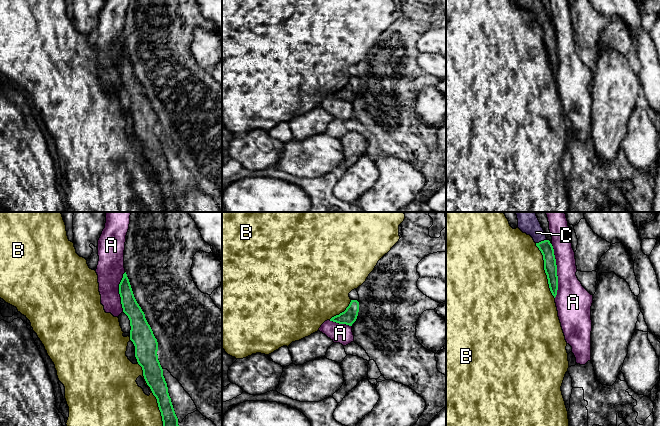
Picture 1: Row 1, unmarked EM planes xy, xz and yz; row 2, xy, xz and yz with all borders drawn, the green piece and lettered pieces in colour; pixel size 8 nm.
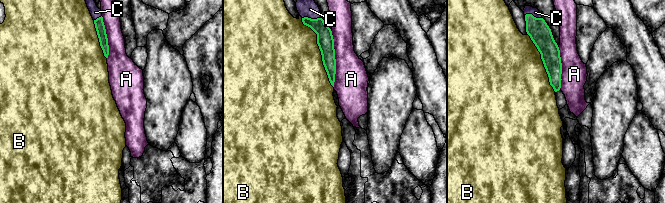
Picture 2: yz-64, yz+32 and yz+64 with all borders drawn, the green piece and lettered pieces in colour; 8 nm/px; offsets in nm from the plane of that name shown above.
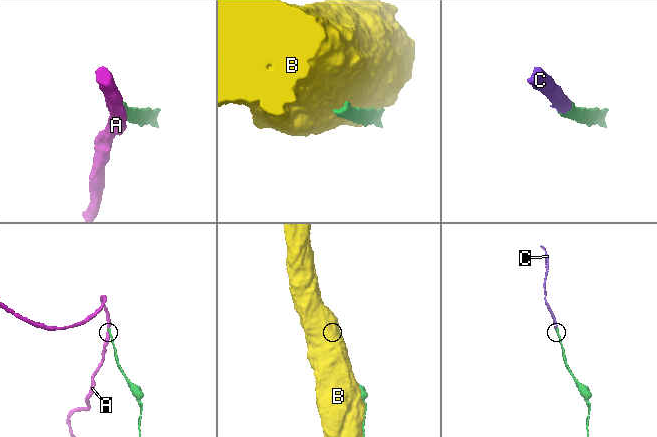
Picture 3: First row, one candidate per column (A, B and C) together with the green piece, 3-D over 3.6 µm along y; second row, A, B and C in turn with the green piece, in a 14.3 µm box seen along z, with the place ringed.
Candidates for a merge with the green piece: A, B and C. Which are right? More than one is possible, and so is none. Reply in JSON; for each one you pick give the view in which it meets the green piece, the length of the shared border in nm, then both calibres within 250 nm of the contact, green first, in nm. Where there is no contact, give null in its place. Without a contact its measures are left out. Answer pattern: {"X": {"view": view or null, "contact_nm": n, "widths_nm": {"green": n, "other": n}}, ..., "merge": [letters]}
{"C": {"view": "yz", "contact_nm": 90, "widths_nm": {"green": 110, "other": 110}}, "merge": ["C"]}

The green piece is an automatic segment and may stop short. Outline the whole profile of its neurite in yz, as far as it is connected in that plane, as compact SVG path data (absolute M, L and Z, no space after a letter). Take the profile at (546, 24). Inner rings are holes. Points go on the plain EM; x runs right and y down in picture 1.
M518 0L518 4L527 11L530 11L536 22L543 31L544 46L547 51L550 67L554 74L558 66L557 41L554 31L554 25L550 17L546 14L546 10L541 0Z

